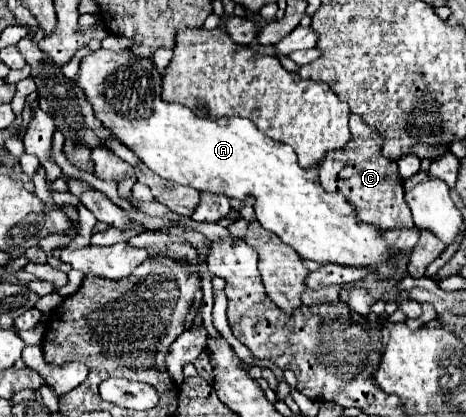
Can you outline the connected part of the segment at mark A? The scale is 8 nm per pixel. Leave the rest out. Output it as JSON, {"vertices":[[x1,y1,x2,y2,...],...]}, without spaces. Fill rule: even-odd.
{"vertices":[[98,49,90,51,80,61,80,73,76,79,78,87,84,91,86,99,94,107,94,115,102,121,104,127,118,137,128,149,132,149,140,161,150,167,160,177,190,185,198,191,222,193,232,199,246,199,252,195,256,199,254,211,260,225,272,233,276,233,284,243,296,249,302,259,312,259,318,263,340,263,340,265,356,265,356,267,372,267,378,279,390,279,394,269,394,257,390,247,380,239,380,231,366,223,358,223,354,217,352,205,338,193,326,193,318,181,318,167,314,171,306,171,298,167,294,149,286,143,274,141,258,127,244,117,218,117,208,119,196,115,190,107,182,103,164,103,162,93,162,75,156,69,152,59,138,57,130,49,110,51]]}

